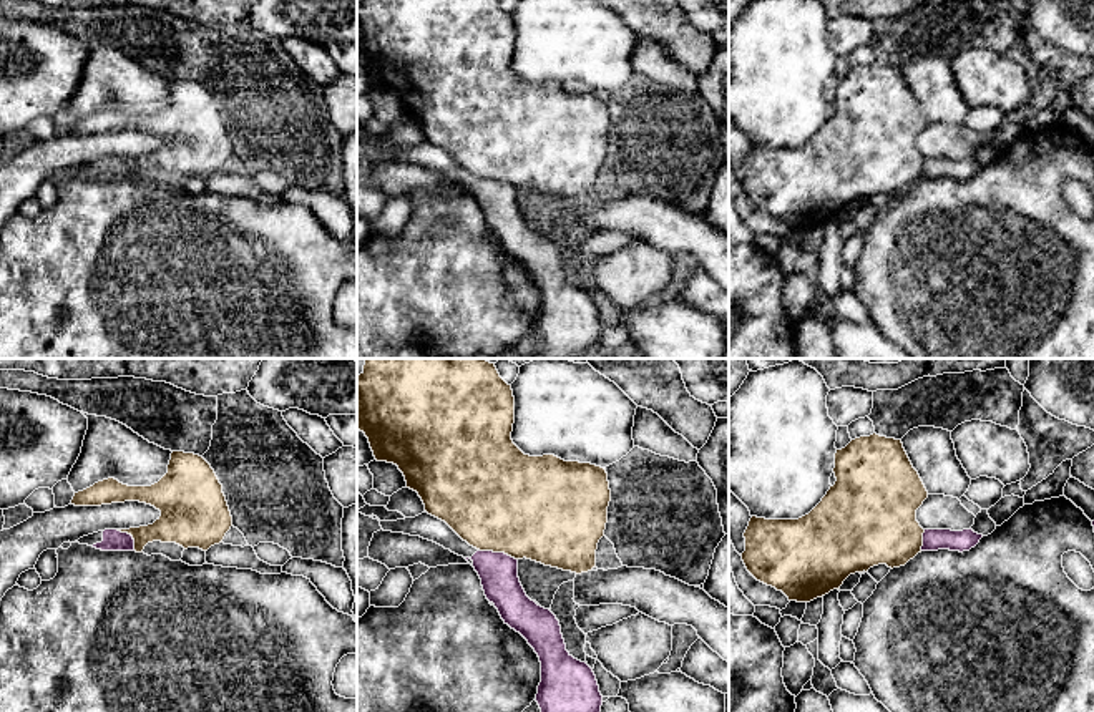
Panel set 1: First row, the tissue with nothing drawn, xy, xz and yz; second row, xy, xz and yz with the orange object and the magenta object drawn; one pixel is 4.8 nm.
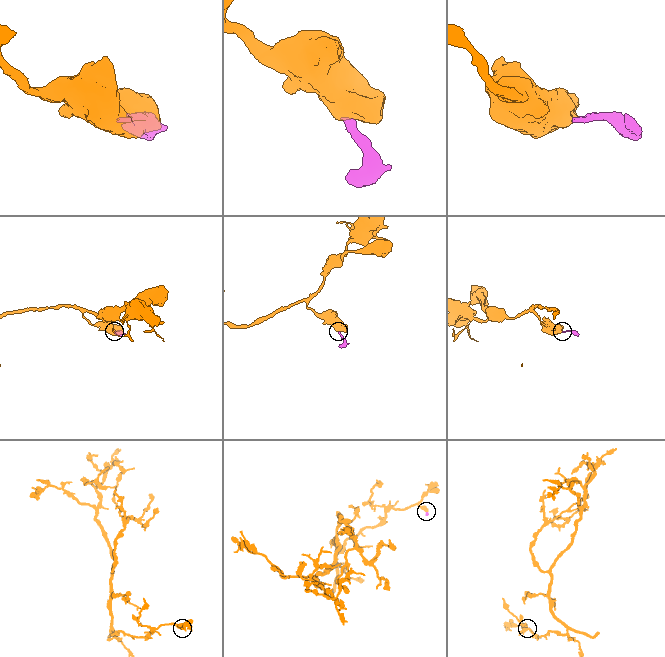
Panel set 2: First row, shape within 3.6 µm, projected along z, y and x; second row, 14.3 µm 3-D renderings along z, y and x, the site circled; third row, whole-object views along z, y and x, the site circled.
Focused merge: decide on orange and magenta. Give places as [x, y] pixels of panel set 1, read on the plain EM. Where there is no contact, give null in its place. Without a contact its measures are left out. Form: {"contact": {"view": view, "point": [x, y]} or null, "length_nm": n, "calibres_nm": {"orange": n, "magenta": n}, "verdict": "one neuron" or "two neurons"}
{"contact": {"view": "xz", "point": [498, 180]}, "length_nm": 200, "calibres_nm": {"orange": 500, "magenta": 190}, "verdict": "two neurons"}

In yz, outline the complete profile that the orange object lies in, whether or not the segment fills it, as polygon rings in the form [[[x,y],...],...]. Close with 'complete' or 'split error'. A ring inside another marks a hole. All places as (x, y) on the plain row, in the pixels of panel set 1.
[[[860,65],[835,81],[835,113],[822,129],[799,148],[765,148],[752,144],[744,161],[745,179],[740,183],[747,199],[760,211],[782,219],[789,229],[810,231],[840,217],[843,209],[855,201],[886,193],[905,194],[923,174],[925,158],[916,149],[916,138],[928,126],[928,119],[913,96],[901,68],[880,65]]] | complete

